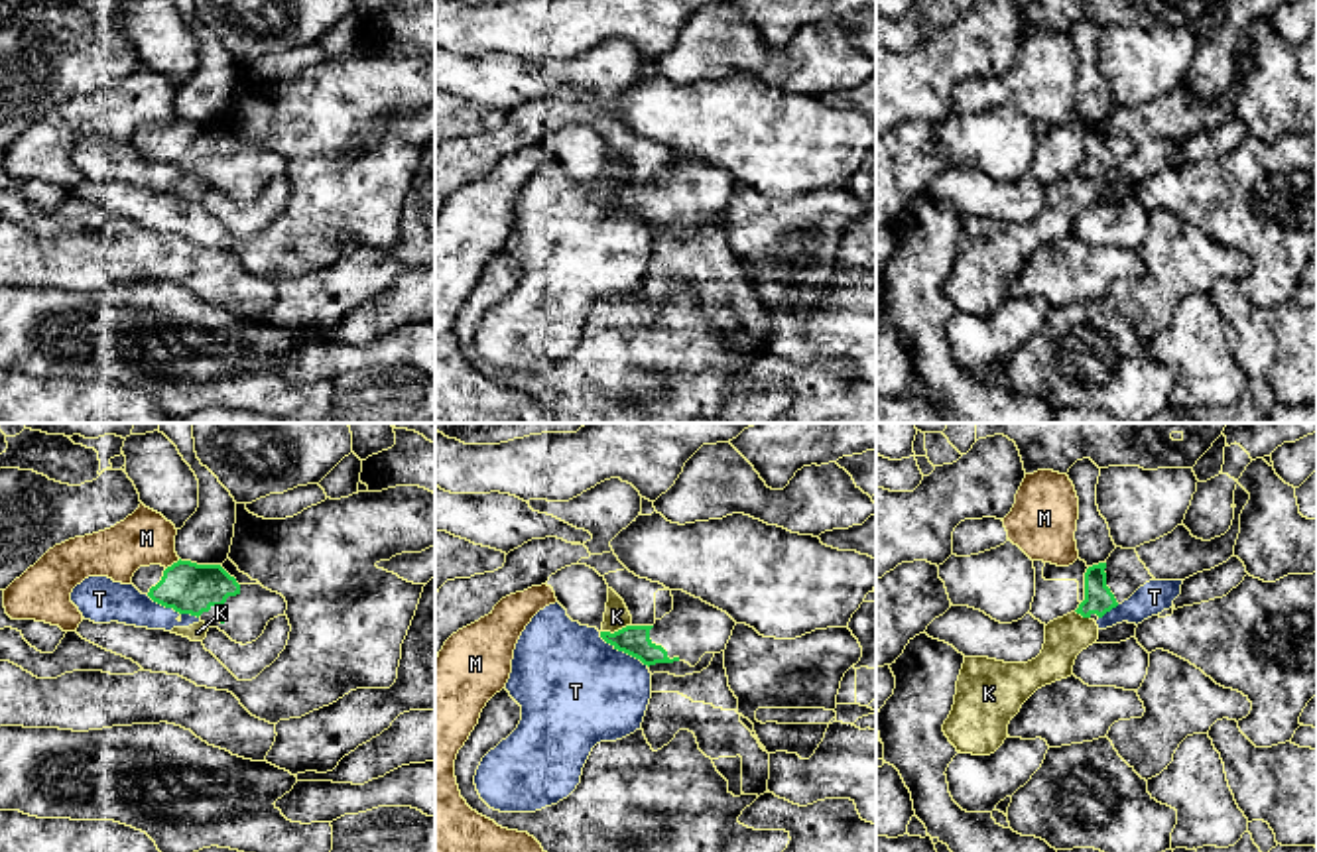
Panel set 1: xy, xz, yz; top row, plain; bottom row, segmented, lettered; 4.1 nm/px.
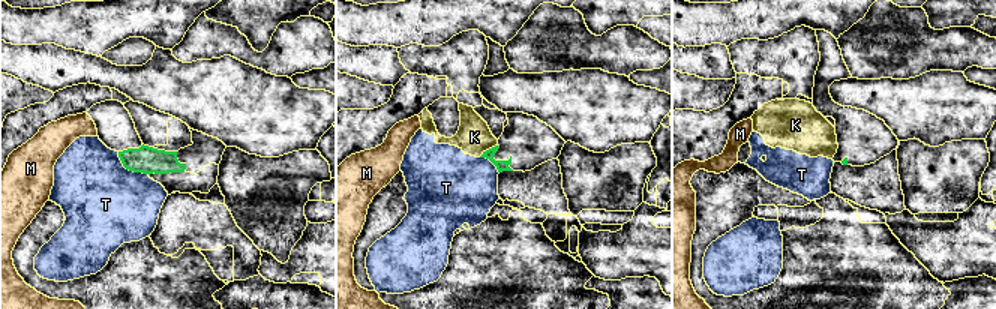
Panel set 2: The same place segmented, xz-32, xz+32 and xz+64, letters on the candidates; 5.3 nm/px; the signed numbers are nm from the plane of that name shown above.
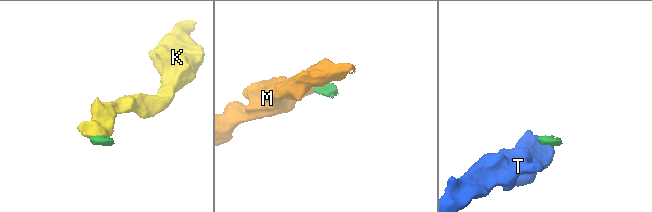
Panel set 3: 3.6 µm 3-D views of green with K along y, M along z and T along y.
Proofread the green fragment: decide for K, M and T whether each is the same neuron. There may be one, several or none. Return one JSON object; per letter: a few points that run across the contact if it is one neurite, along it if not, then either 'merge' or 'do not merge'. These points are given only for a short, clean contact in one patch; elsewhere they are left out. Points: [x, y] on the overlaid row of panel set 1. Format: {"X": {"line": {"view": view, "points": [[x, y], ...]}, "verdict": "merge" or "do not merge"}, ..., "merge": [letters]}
{"K": {"line": {"view": "xz", "points": [[630, 624], [603, 632]]}, "verdict": "do not merge"}, "M": {"line": {"view": "xy", "points": [[180, 559], [166, 569]]}, "verdict": "do not merge"}, "T": {"line": {"view": "xz", "points": [[599, 632], [607, 642], [648, 666]]}, "verdict": "do not merge"}, "merge": []}

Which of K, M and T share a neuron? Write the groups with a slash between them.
K T / M

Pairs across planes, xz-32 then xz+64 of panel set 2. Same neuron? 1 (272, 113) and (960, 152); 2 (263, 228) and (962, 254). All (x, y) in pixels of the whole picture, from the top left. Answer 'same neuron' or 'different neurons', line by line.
1: different neurons
2: different neurons

